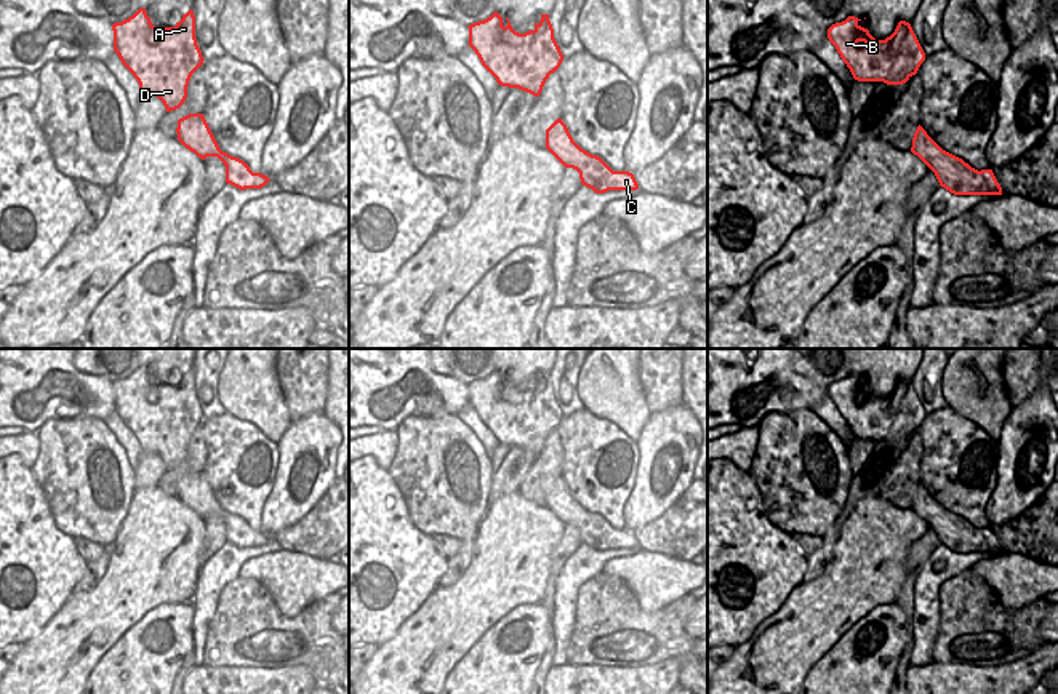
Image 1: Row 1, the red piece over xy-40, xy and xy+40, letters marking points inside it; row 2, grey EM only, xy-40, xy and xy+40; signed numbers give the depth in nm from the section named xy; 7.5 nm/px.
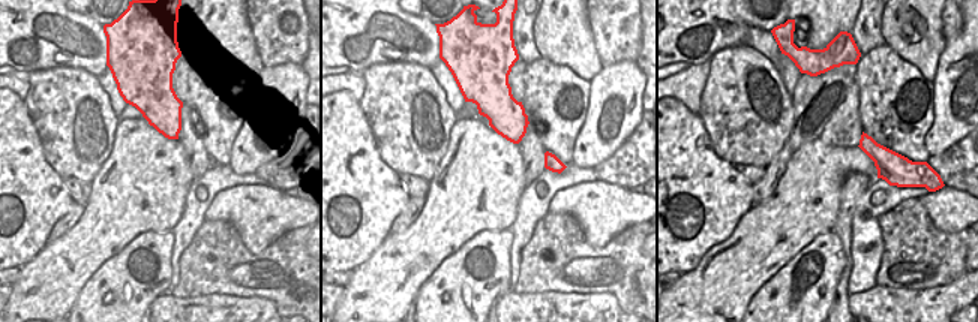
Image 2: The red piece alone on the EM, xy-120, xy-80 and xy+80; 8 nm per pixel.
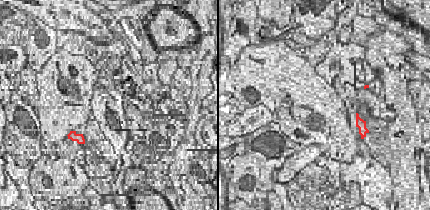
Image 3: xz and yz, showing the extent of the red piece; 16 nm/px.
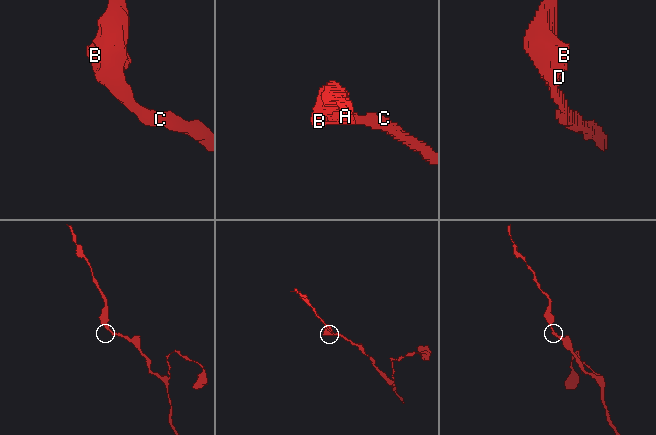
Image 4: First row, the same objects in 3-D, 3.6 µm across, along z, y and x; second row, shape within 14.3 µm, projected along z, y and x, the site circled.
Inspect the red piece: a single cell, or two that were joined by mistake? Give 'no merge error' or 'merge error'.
no merge error

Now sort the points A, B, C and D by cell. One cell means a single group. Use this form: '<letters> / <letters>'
A B C D

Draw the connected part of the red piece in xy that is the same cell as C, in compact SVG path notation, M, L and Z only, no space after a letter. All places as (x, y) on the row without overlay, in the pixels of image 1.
M562 477L546 488L546 507L565 524L579 531L581 542L595 552L608 548L637 548L639 542L629 529L613 529L600 515L581 507Z

